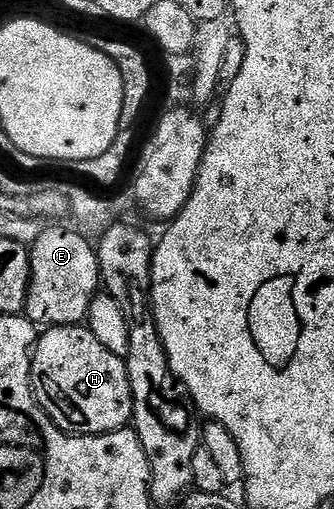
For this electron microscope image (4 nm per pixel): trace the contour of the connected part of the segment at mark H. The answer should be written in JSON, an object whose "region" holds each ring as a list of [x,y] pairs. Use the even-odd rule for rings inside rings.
{"region":[[[65,324],[61,328],[45,328],[38,335],[37,342],[33,346],[31,378],[33,379],[33,393],[39,402],[39,406],[53,419],[55,426],[59,426],[64,432],[78,436],[102,436],[108,432],[117,432],[119,429],[126,427],[133,419],[133,395],[131,394],[131,382],[125,369],[124,359],[111,354],[111,350],[107,350],[107,346],[103,346],[103,342],[99,342],[99,338],[95,338],[95,334],[91,334],[88,327]]]}

